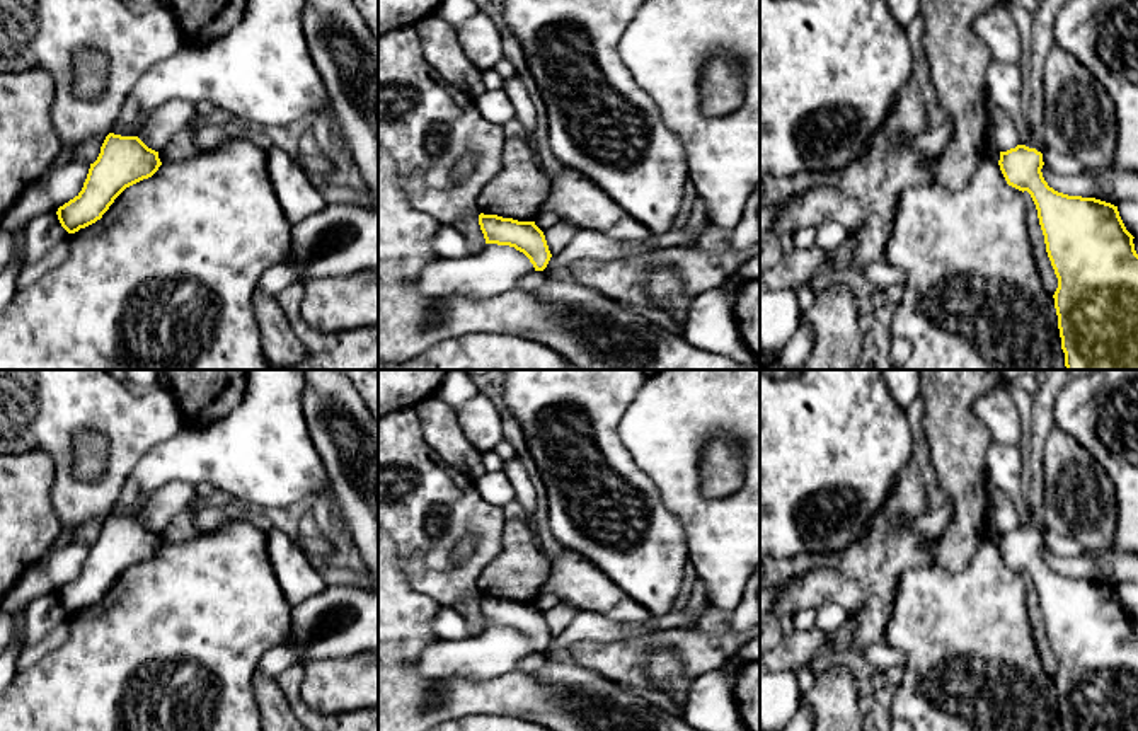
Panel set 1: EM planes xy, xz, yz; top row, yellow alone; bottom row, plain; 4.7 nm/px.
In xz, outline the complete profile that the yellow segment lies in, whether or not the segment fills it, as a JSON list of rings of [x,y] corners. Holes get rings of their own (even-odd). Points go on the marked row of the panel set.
[[[479,215],[486,244],[509,245],[523,252],[535,271],[543,271],[552,257],[543,232],[535,222],[518,222],[497,215]]]

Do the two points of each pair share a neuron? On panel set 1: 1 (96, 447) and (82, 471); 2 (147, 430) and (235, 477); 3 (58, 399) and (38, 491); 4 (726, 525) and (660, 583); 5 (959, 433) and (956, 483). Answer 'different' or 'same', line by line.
1: same
2: different
3: different
4: different
5: same

